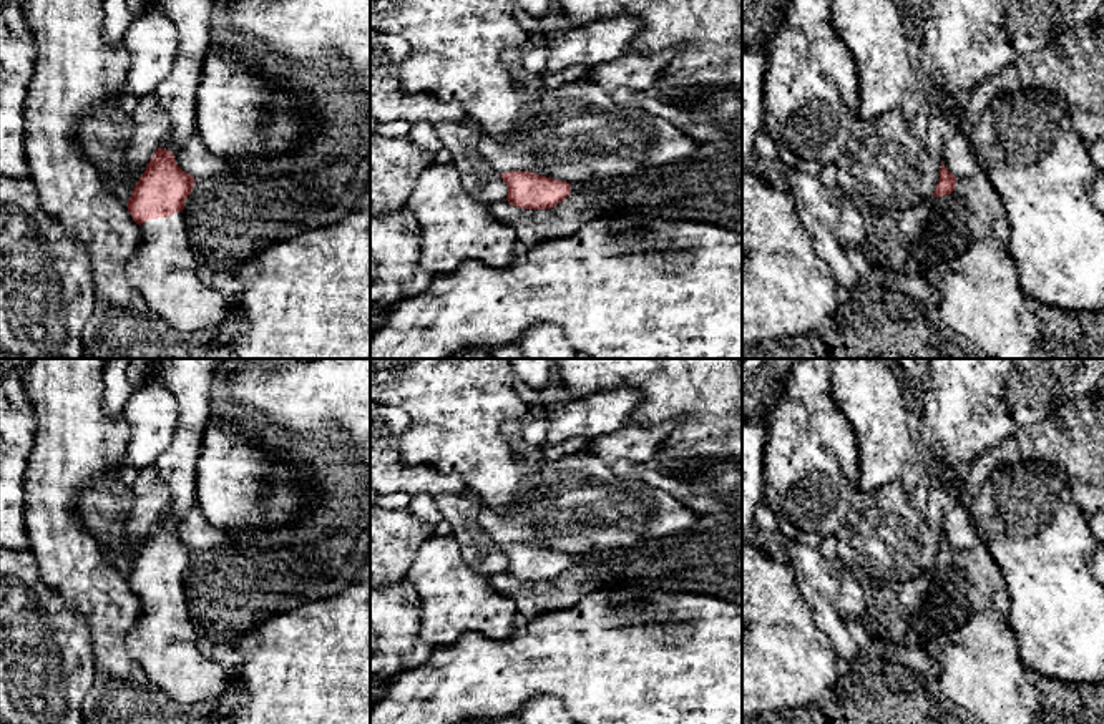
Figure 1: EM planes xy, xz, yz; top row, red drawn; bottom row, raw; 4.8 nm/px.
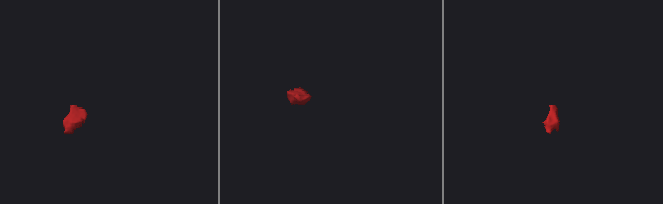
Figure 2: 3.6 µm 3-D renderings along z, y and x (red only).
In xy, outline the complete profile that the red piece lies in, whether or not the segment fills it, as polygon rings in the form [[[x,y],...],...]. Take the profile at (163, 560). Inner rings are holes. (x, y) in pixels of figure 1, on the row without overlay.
[[[148,359],[148,382],[161,384],[173,394],[179,417],[171,445],[153,465],[168,487],[171,503],[146,536],[126,575],[133,593],[141,598],[141,614],[125,644],[149,681],[179,704],[219,701],[222,696],[232,701],[237,696],[236,676],[198,648],[199,634],[183,586],[194,550],[176,536],[174,526],[168,521],[198,505],[198,460],[204,430],[212,418],[211,389],[217,375],[216,359]]]

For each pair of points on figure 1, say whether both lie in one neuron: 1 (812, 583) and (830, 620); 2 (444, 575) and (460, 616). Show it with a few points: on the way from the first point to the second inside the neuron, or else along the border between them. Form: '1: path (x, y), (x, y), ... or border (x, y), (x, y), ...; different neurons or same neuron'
1: path (820, 591), (825, 611); same neuron
2: path (445, 585), (460, 606); same neuron

